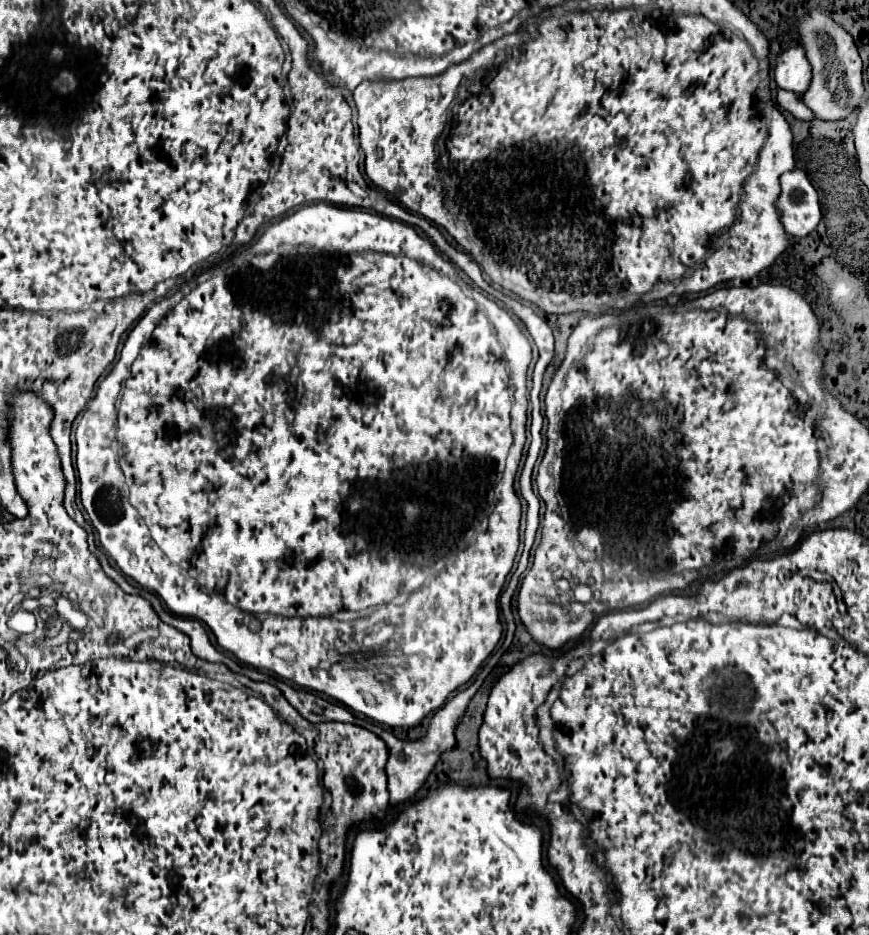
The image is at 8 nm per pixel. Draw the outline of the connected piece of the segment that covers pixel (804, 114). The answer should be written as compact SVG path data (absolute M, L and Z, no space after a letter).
M779 90L777 94L777 102L781 108L785 108L787 112L791 112L797 120L803 120L803 122L811 122L815 118L815 114L803 104L801 96L793 94L793 92L787 92L787 90Z

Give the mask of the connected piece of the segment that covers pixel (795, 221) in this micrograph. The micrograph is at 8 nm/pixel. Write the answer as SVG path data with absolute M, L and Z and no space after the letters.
M801 170L781 176L781 196L777 208L785 230L799 238L811 234L821 220L819 194Z

